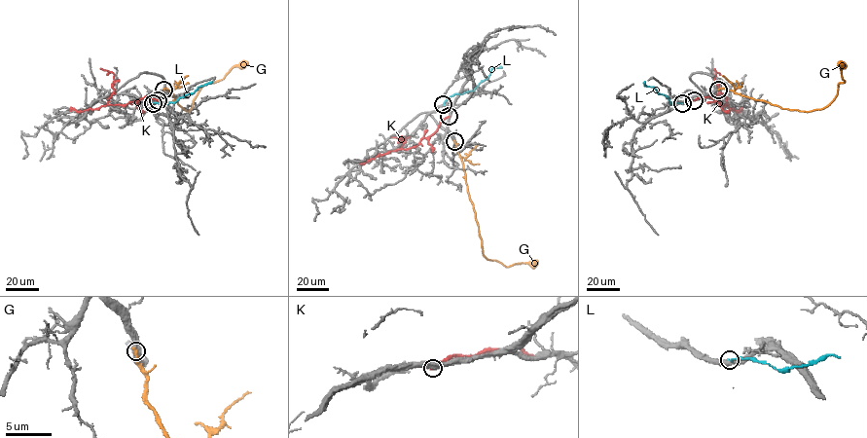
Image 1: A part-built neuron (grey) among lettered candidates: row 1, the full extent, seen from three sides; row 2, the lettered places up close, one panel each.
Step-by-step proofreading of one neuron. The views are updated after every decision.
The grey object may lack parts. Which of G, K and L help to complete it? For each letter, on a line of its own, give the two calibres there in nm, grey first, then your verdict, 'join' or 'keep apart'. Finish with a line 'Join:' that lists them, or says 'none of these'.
G: 480 nm thick on the grey side, 320 nm on the other; join
K: 500 nm thick on the grey side, 320 nm on the other; keep apart
L: 550 nm thick on the grey side, 180 nm on the other; keep apart
Join: G

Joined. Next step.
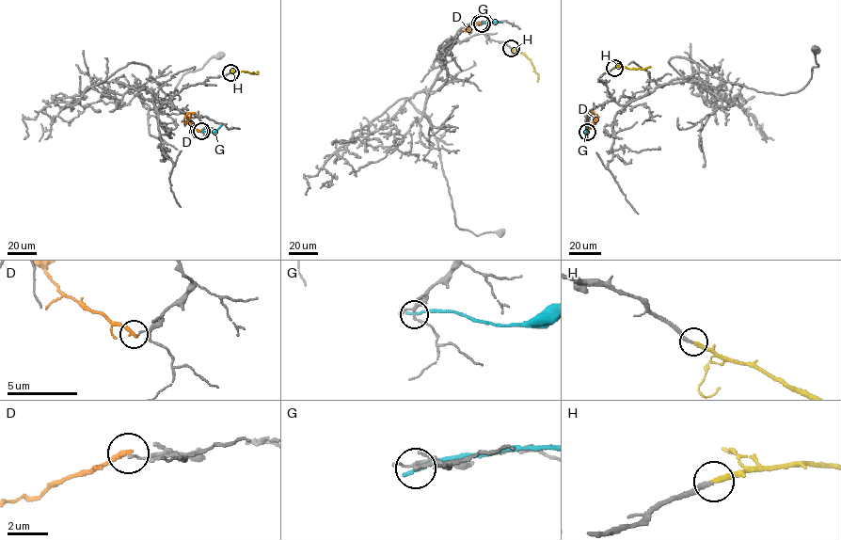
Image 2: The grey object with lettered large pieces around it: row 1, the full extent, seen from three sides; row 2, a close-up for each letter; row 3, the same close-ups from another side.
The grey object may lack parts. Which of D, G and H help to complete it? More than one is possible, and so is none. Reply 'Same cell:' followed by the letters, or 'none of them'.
Same cell: H

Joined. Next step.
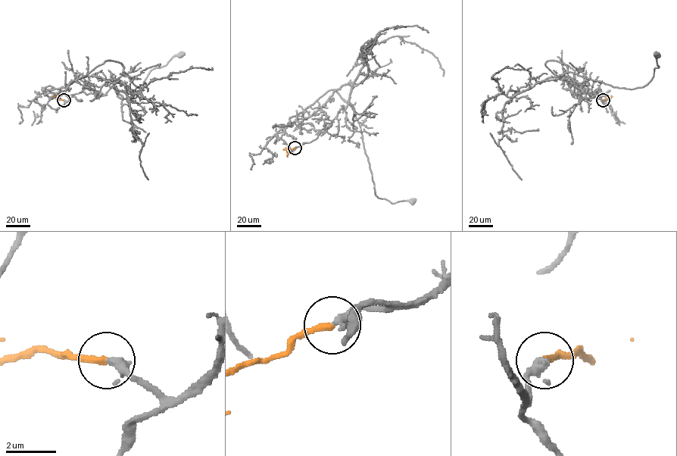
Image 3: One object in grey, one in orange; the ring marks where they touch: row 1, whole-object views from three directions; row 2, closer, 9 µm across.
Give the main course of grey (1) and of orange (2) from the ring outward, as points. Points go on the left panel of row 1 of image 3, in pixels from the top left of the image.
1: (63, 100), (82, 92), (99, 92), (108, 79), (118, 78), (124, 71), (141, 89), (149, 72), (180, 54)
2: (63, 100), (57, 99), (55, 95), (52, 96)

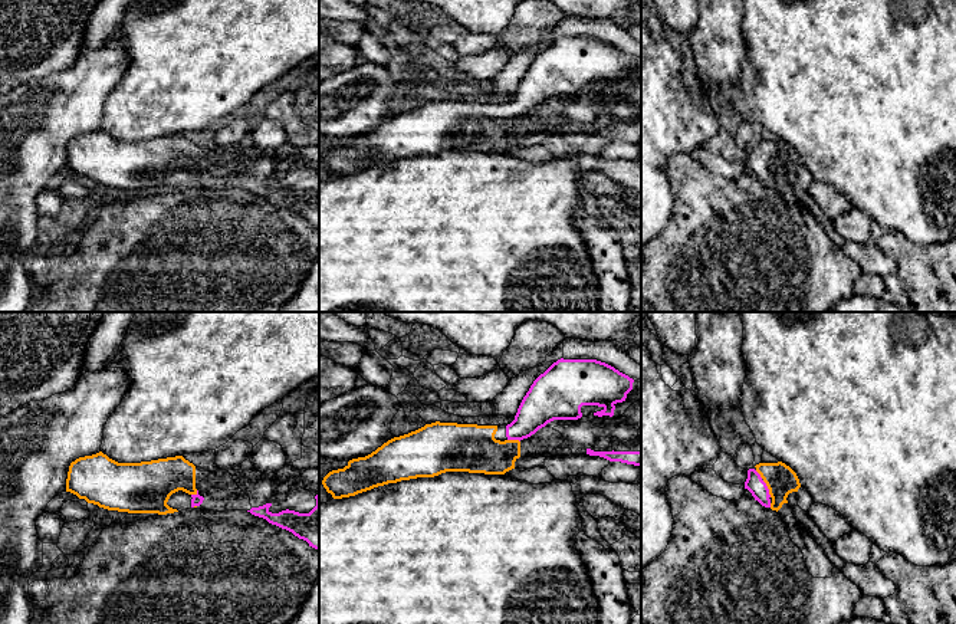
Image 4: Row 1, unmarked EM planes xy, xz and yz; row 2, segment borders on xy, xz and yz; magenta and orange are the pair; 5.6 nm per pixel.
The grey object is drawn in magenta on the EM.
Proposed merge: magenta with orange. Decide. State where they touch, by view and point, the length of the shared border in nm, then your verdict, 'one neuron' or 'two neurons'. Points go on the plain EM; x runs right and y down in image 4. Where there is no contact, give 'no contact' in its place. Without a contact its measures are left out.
contact yz (768, 167); length 110 nm; one neuron

